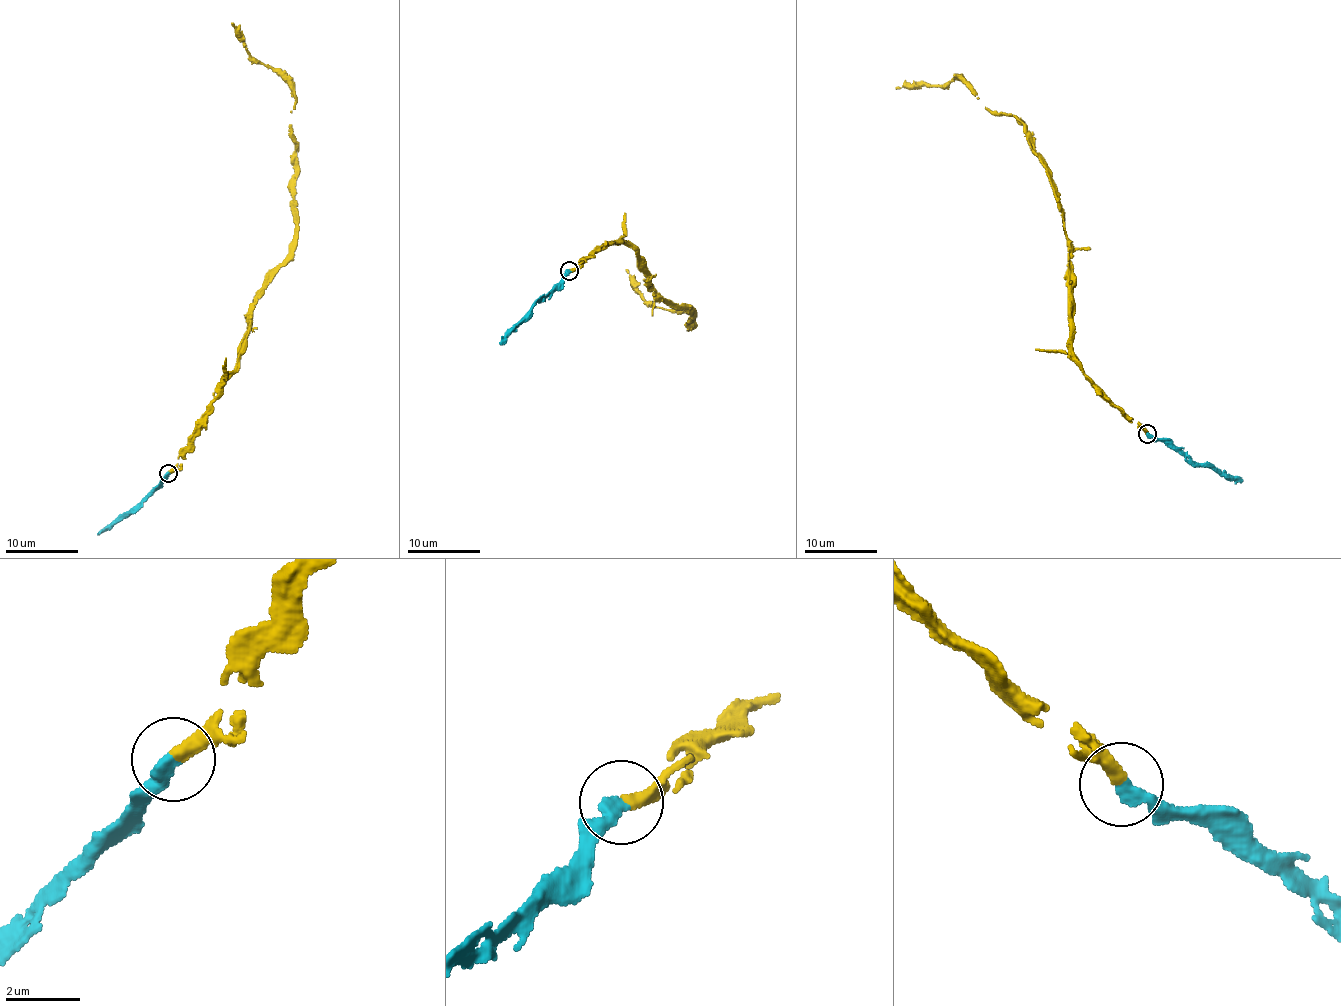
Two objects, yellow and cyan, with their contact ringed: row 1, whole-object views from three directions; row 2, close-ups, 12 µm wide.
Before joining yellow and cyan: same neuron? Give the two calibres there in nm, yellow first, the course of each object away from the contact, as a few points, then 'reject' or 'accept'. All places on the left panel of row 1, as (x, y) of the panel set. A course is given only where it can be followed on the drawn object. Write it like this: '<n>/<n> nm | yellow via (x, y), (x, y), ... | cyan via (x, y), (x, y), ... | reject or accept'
360/400 nm | yellow via (168, 473), (238, 367), (256, 292), (289, 252), (295, 221), (294, 94), (231, 22) | cyan via (168, 473), (162, 485), (147, 494), (131, 514), (98, 533) | accept

